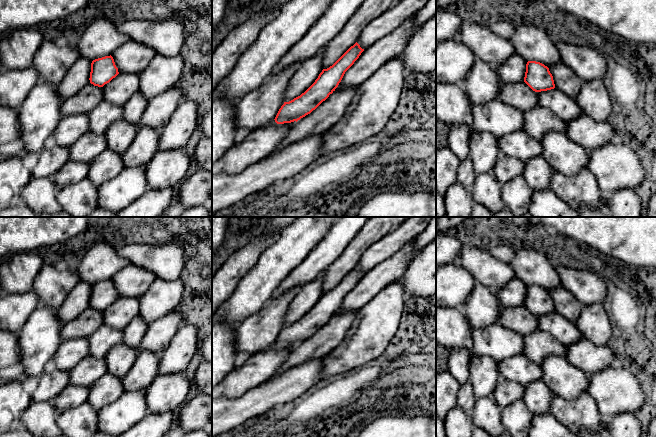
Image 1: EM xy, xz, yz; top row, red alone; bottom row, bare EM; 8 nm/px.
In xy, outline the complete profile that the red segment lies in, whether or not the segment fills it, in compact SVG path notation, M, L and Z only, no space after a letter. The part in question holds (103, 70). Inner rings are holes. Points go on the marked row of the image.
M105 56L92 61L89 80L94 86L103 87L118 74L113 57Z

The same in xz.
M357 42L351 46L332 66L323 69L315 82L304 93L289 102L284 102L274 119L275 122L277 124L297 122L315 110L335 91L345 72L354 64L363 51L364 49Z

